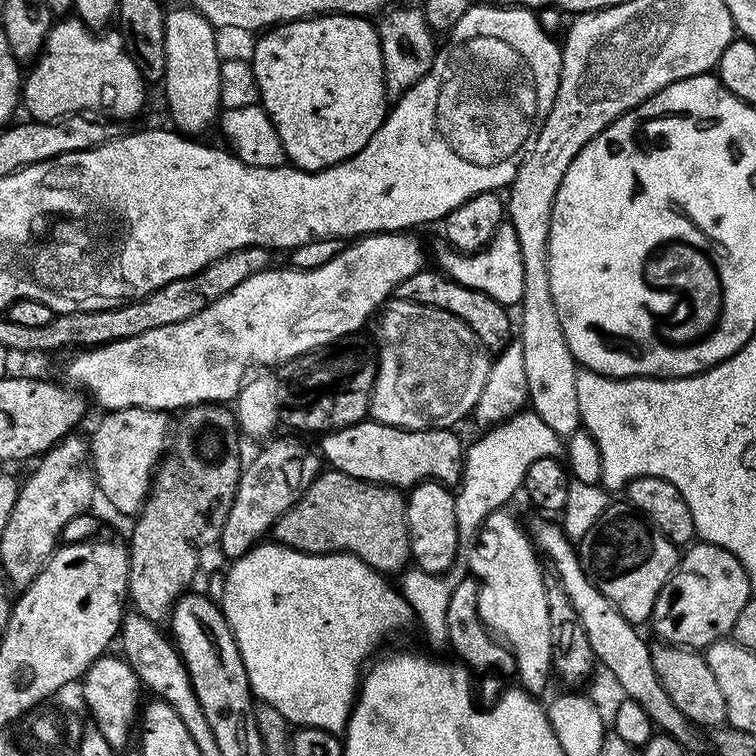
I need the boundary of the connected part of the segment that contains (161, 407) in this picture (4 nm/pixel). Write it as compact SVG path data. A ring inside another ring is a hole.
M399 231L361 236L352 244L353 248L345 247L333 260L318 266L318 270L269 267L266 272L246 278L246 282L234 286L230 294L218 298L218 302L206 310L186 318L186 322L158 326L154 330L146 330L146 334L102 344L99 348L89 348L73 355L76 357L68 364L68 376L73 381L69 381L91 399L93 396L104 410L153 408L155 412L172 414L177 410L194 408L197 404L235 401L249 375L248 368L255 364L285 364L296 356L305 356L308 352L343 341L368 319L369 323L381 305L395 293L396 287L406 282L410 274L425 267L424 252L412 236L415 235Z

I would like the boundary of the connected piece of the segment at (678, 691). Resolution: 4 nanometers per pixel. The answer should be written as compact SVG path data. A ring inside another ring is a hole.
M661 643L651 651L656 661L662 690L669 695L670 701L685 715L689 723L700 730L721 727L728 719L726 698L710 670L707 659L699 651L674 644Z

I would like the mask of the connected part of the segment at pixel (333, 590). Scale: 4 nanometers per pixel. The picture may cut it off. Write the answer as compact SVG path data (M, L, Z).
M260 542L245 556L231 561L232 569L224 580L224 597L219 597L218 603L223 611L226 622L238 642L238 650L242 654L242 662L246 666L248 681L252 687L253 697L257 701L274 706L278 714L288 719L289 725L301 728L317 728L337 734L343 733L348 726L348 719L352 713L352 705L358 699L358 689L362 683L362 673L366 665L373 659L372 651L383 642L387 636L400 632L409 623L413 623L412 607L404 601L403 595L395 587L387 584L381 573L375 572L366 562L345 552L332 552L329 556L315 556L309 552L296 552L293 548L275 542Z

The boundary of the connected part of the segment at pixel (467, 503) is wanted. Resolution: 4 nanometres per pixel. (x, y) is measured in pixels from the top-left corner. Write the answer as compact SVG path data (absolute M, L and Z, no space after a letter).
M521 410L515 416L489 427L485 436L480 436L463 453L462 479L458 484L456 517L461 549L467 550L476 543L476 534L492 512L503 509L524 487L526 470L530 470L538 458L559 457L562 438L538 418L531 410Z

